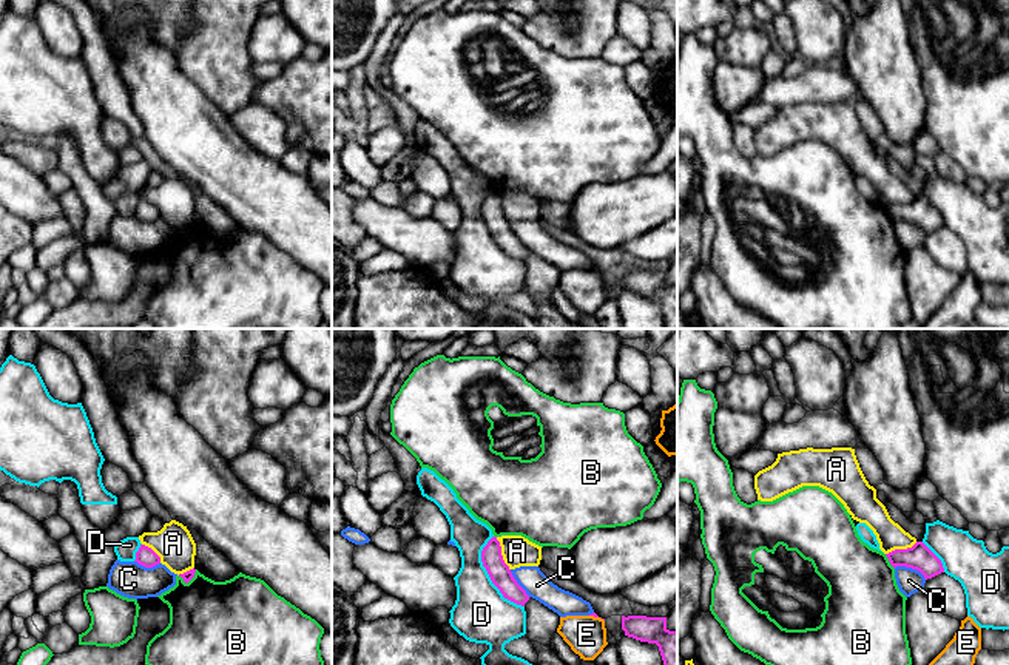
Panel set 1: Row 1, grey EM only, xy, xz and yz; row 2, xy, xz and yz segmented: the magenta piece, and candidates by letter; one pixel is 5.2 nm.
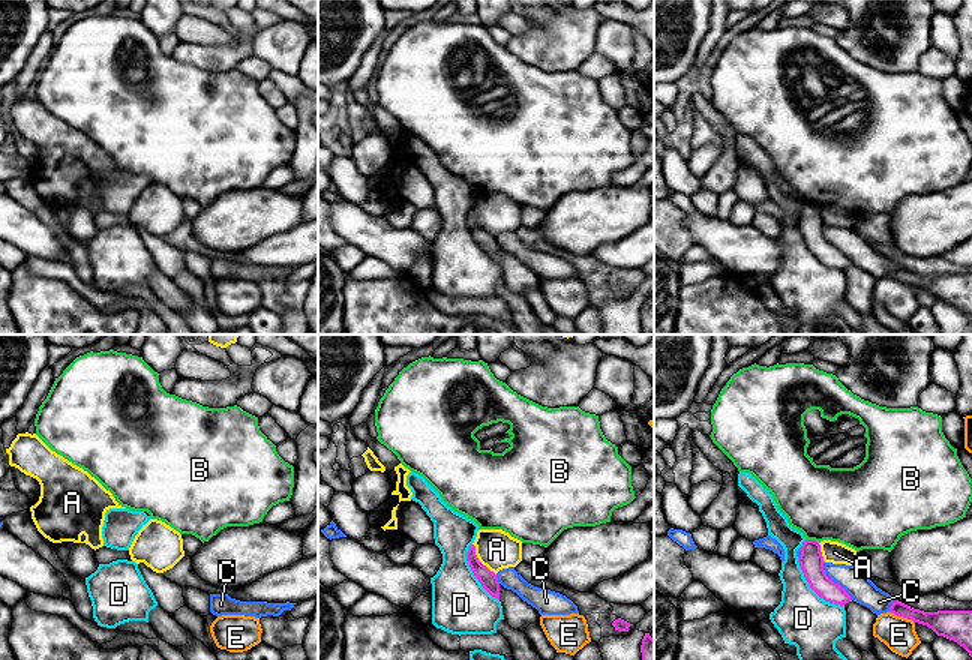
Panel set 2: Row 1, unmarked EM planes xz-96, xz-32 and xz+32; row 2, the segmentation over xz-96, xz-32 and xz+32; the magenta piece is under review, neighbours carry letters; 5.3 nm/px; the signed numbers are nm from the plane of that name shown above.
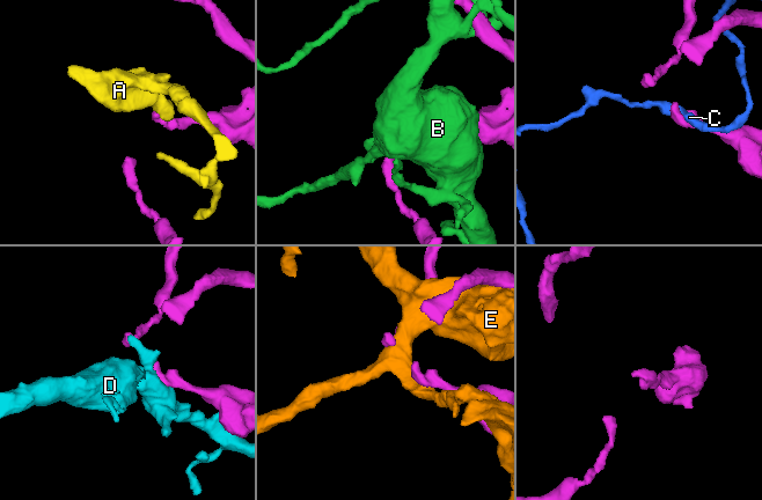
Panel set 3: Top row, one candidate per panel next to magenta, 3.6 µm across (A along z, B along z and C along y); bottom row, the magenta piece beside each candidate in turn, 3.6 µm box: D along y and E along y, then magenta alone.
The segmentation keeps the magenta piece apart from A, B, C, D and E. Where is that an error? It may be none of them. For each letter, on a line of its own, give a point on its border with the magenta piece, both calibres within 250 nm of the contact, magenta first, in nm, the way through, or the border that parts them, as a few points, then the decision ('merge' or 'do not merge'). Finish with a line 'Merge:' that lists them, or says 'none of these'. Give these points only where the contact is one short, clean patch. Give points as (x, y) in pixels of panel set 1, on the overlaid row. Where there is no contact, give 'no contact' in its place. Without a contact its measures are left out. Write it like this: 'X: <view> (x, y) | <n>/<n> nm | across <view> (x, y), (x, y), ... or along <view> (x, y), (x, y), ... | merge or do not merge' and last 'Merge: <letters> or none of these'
A: xz (500, 554) | 120/160 nm | along xz (496, 537), (502, 559), (509, 570) | do not merge
B: yz (889, 560) | 140/380 nm | do not merge
C: yz (911, 567) | 140/130 nm | do not merge
D: xz (489, 576) | 120/300 nm | do not merge
E: xz (597, 616) | 20/200 nm | do not merge
Merge: none of these

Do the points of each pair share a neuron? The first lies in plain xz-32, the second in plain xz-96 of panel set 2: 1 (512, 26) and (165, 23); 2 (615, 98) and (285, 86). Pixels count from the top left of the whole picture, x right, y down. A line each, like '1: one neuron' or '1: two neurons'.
1: two neurons
2: two neurons

